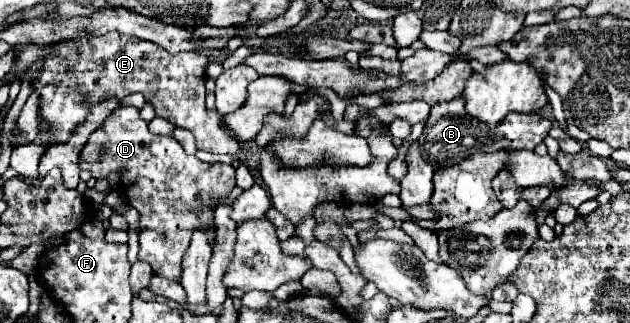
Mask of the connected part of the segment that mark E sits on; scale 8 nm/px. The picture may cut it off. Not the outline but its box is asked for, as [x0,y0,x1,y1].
[16,31,240,155]

